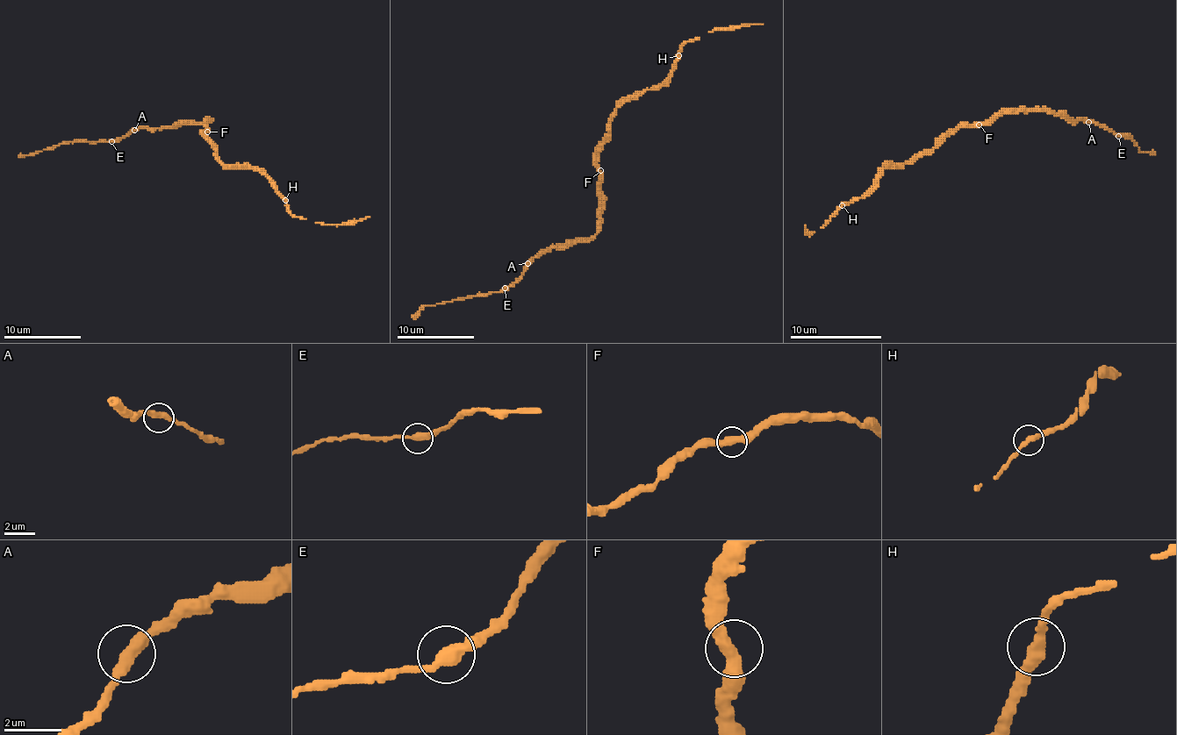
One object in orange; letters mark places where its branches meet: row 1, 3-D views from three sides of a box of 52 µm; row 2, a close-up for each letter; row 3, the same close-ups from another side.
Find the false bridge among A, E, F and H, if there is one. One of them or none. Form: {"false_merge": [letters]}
{"false_merge": []}

